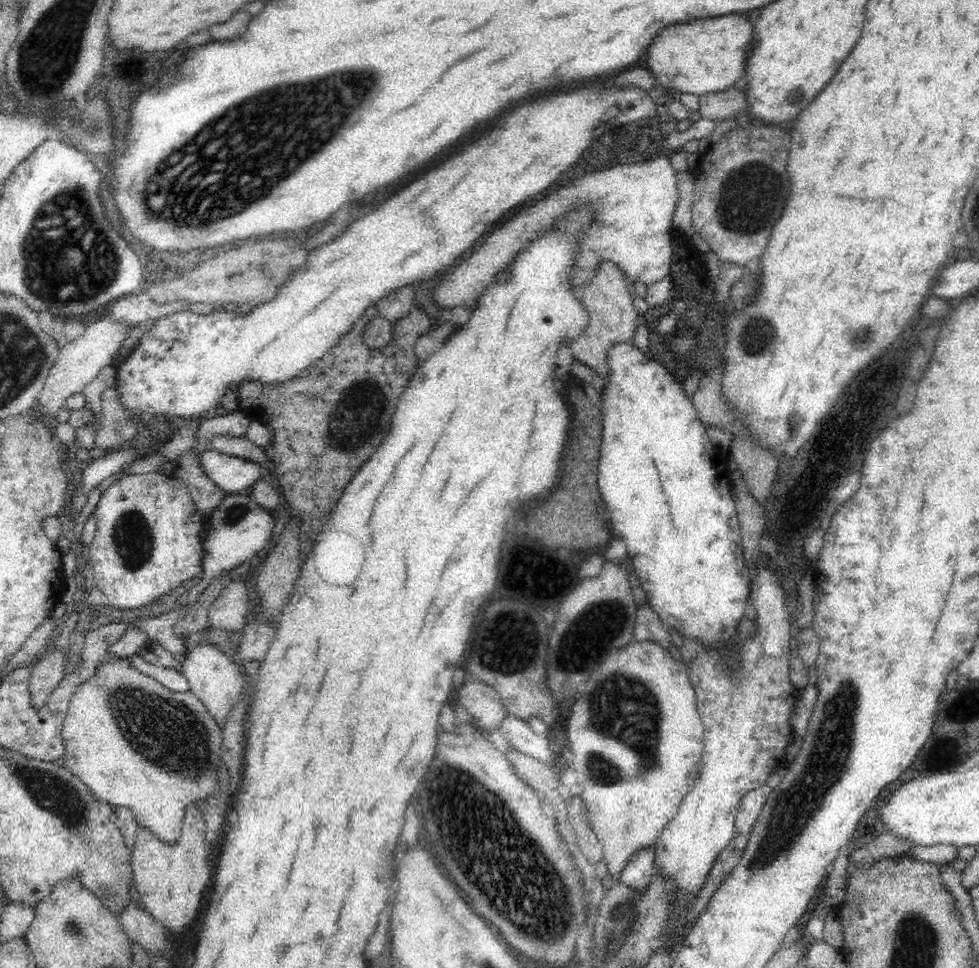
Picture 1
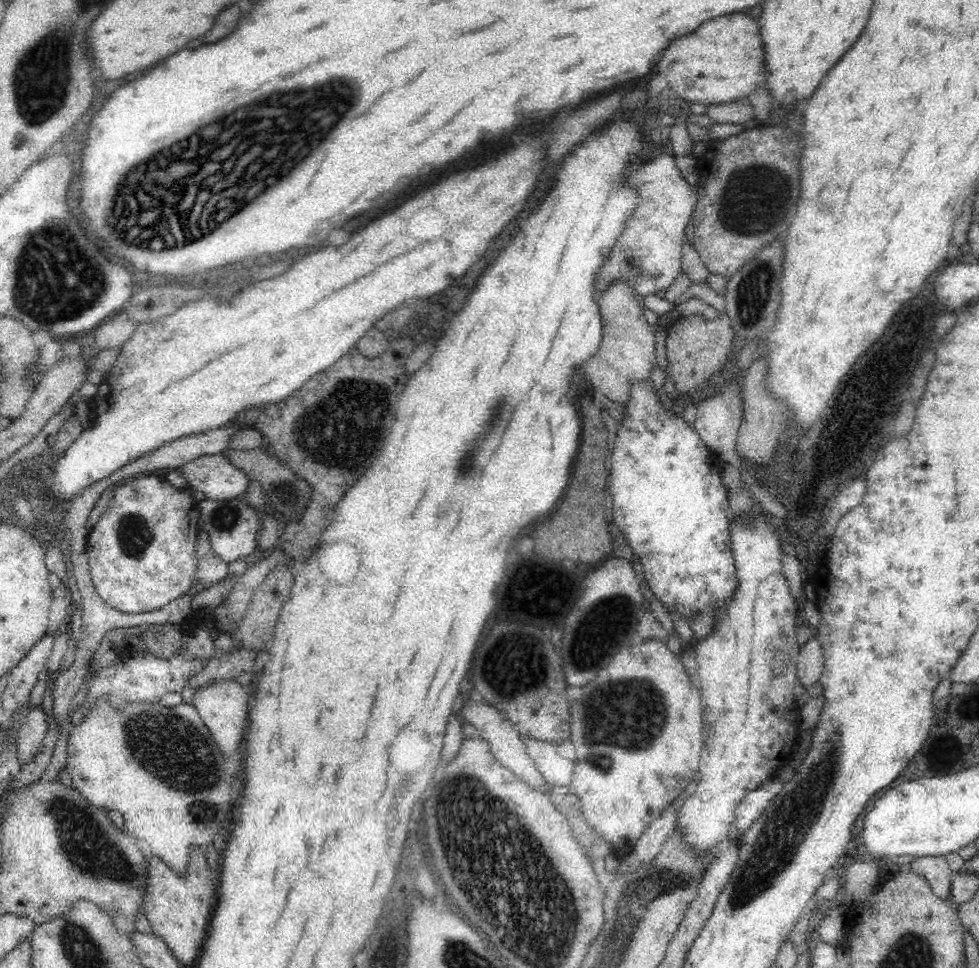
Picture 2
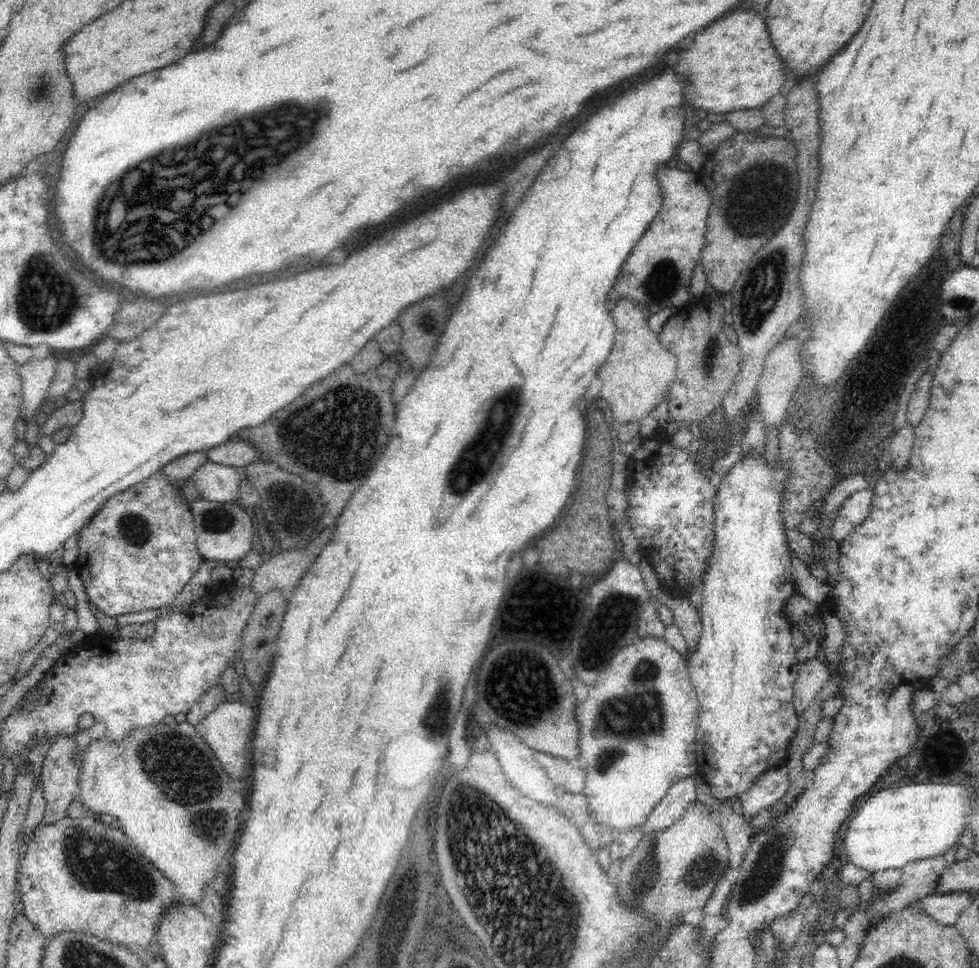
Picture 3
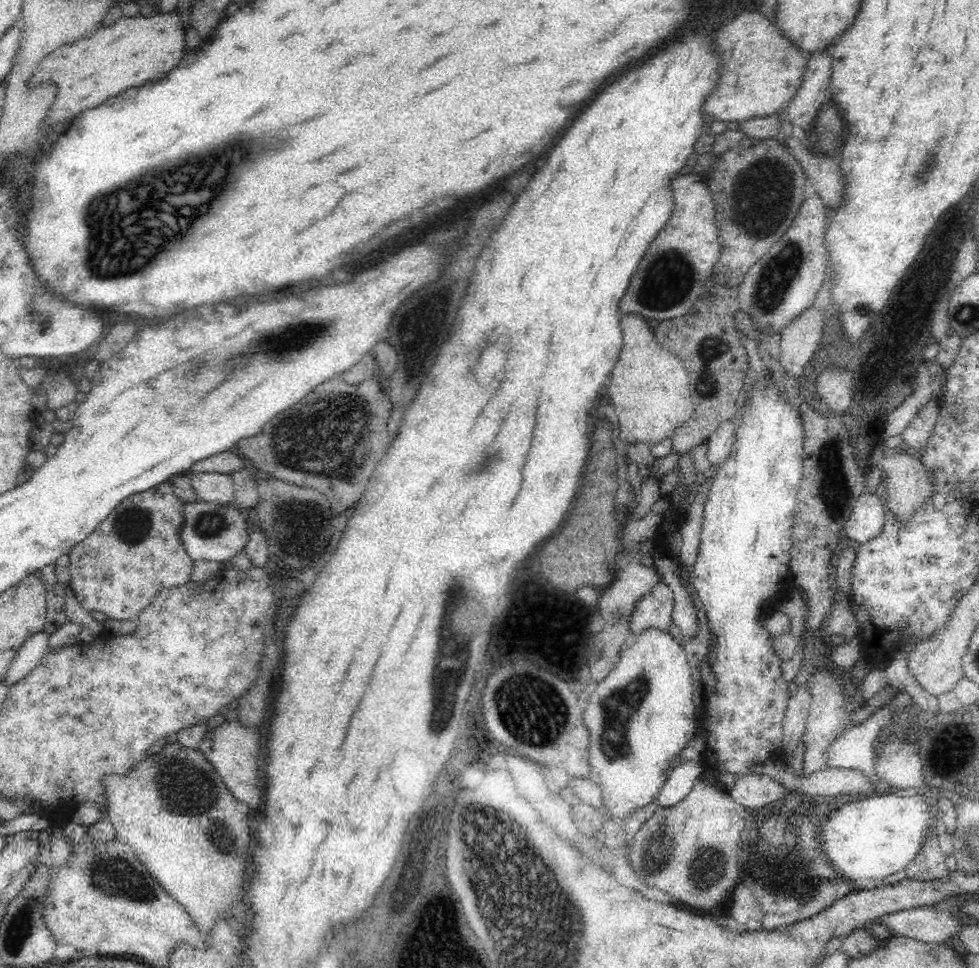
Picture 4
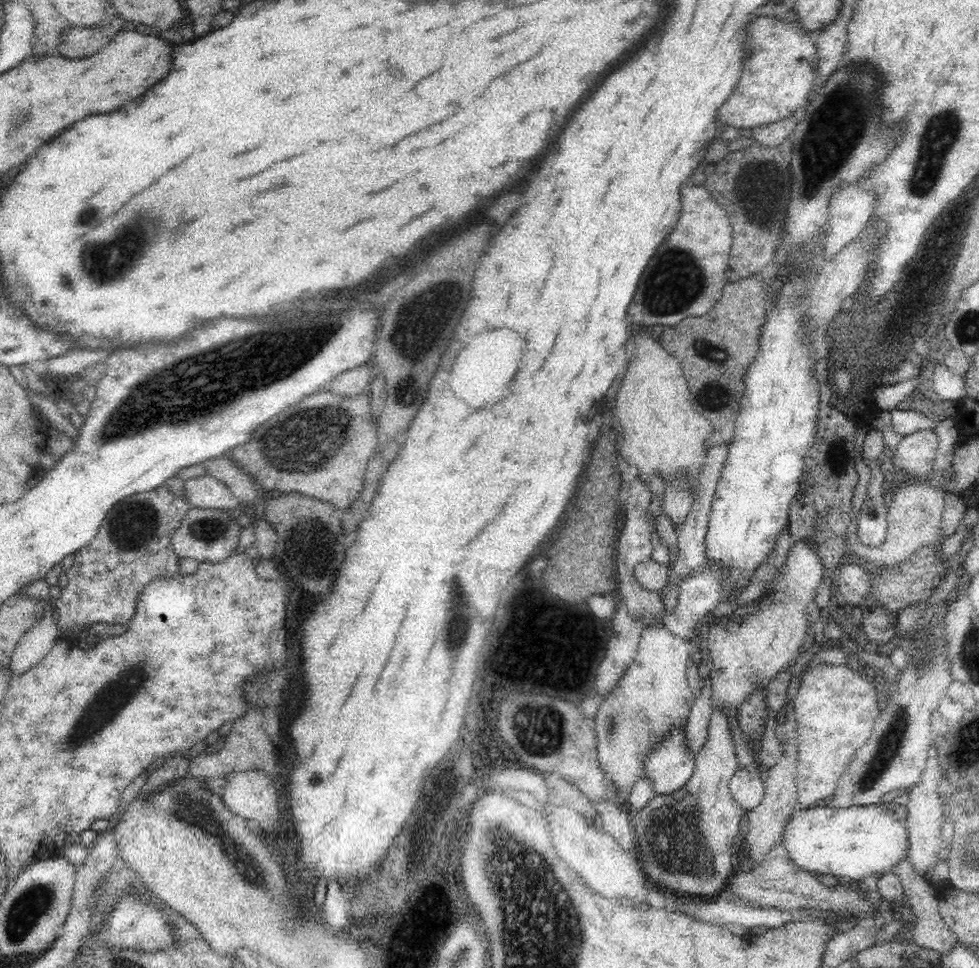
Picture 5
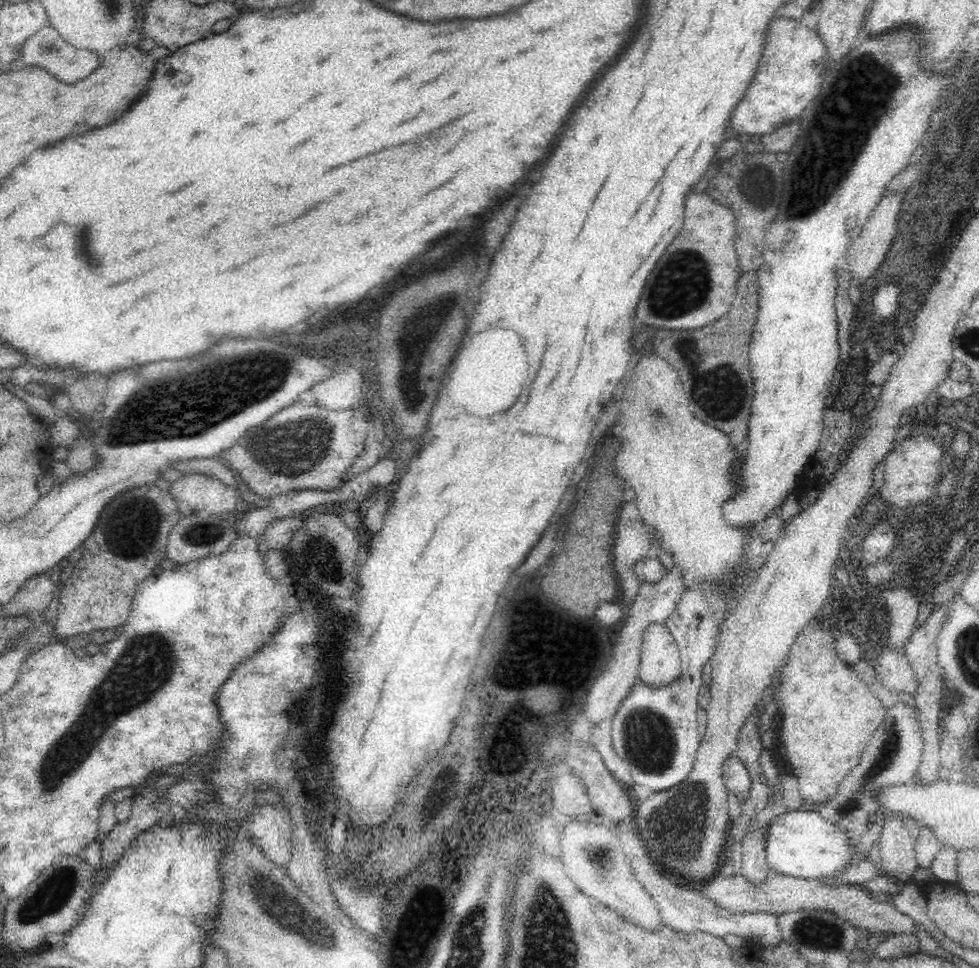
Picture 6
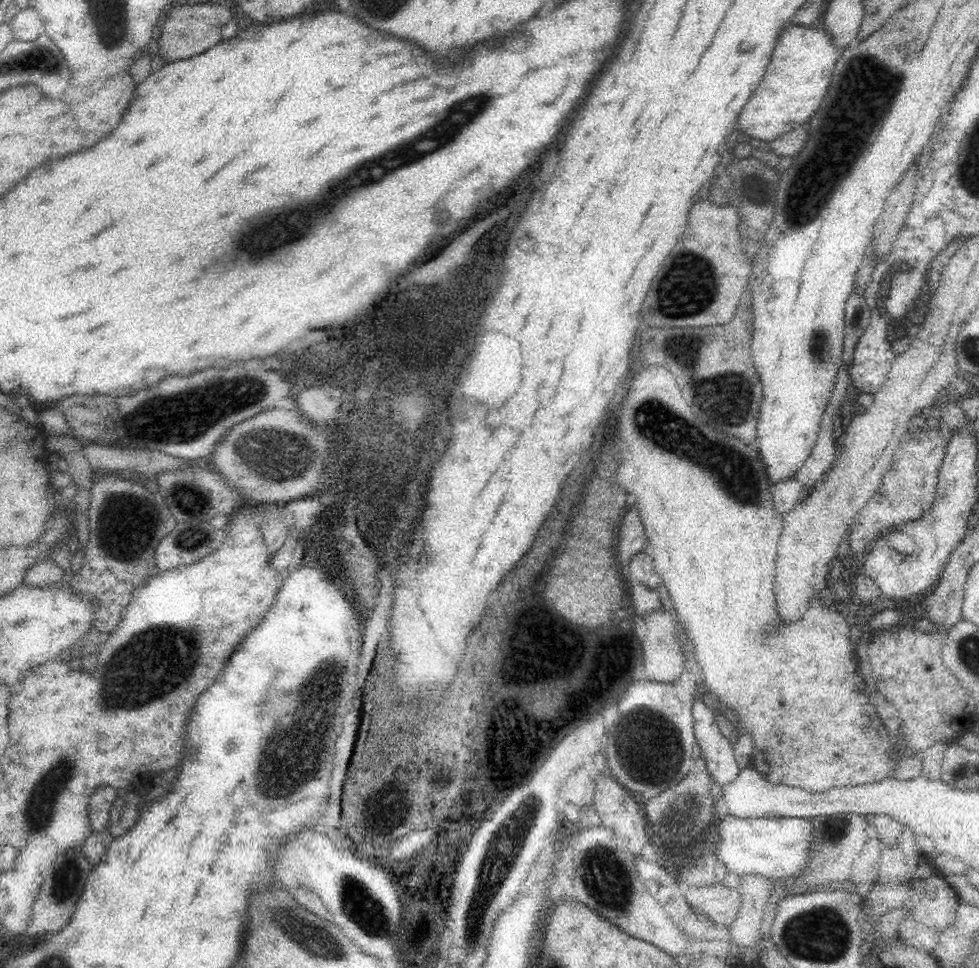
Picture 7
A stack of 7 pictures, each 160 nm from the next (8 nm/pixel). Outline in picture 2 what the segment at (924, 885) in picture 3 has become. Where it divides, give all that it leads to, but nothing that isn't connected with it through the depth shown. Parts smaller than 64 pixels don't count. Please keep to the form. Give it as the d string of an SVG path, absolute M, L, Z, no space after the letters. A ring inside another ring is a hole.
M945 856L916 857L907 868L928 881L928 887L936 898L948 899L953 872L948 867Z

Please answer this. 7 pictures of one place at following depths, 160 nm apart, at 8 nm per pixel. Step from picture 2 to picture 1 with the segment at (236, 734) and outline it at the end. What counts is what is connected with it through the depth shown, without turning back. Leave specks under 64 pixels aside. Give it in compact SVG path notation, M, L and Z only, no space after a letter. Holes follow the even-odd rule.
M200 643L187 654L187 658L183 670L190 687L189 692L194 693L202 701L206 711L218 723L220 730L223 730L227 718L240 700L240 695L244 692L247 678L243 670L238 668L234 661L230 660L230 657L226 657L224 653L216 649L216 645Z

